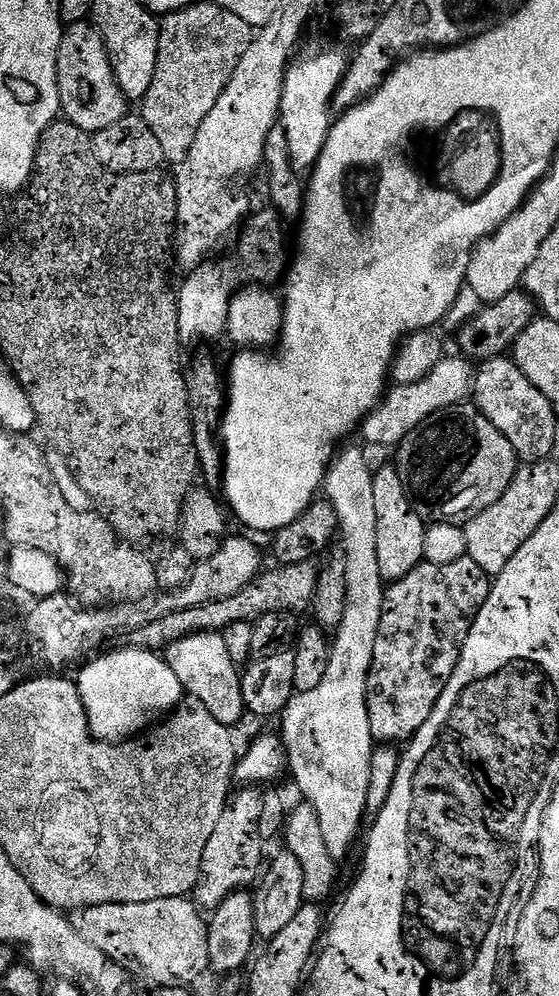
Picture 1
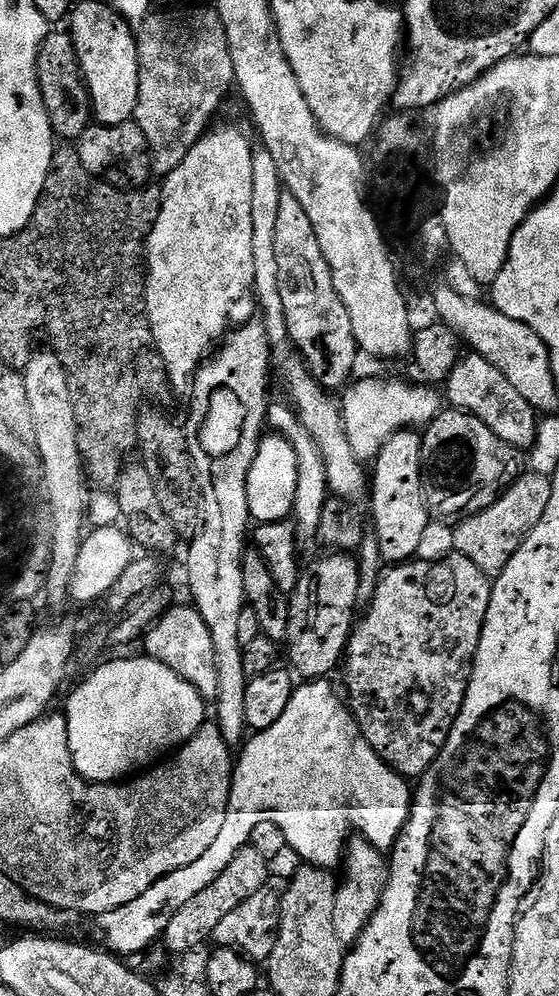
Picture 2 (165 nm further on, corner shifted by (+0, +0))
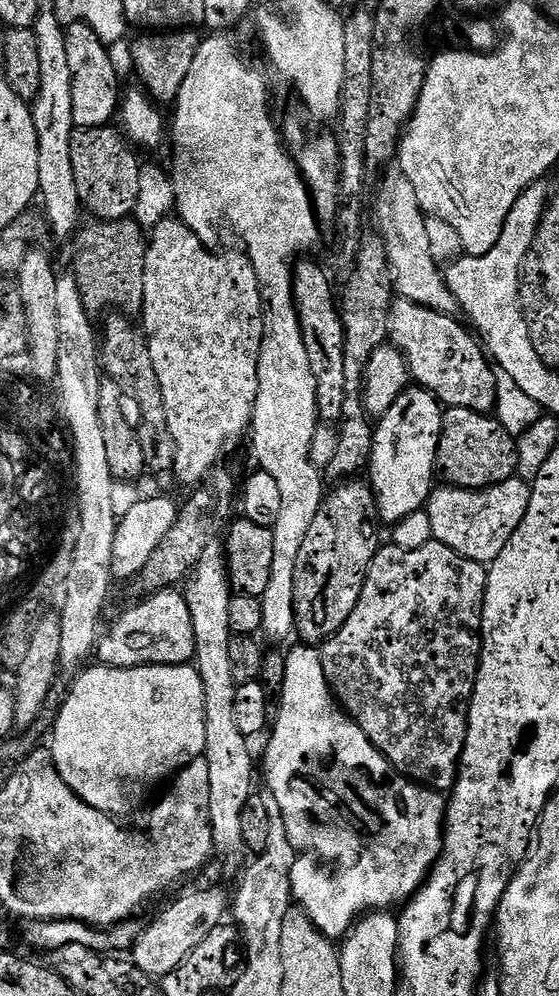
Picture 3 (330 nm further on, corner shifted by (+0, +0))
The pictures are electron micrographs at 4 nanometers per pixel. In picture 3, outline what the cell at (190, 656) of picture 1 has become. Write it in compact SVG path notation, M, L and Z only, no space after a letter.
M180 590L155 592L136 602L98 640L101 665L110 668L143 668L145 664L187 665L196 655L194 622L190 618L187 595Z

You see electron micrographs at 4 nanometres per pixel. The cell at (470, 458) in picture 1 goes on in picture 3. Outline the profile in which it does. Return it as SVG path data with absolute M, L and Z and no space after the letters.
M448 408L438 442L436 463L439 475L457 488L483 490L513 479L520 467L517 437L510 435L499 420L469 408Z

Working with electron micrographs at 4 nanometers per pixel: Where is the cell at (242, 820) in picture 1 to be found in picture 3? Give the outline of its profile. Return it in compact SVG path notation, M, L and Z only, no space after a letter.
M200 888L197 892L188 892L180 896L161 916L152 920L148 929L137 935L135 944L130 949L130 959L138 968L151 978L163 978L175 972L178 966L214 930L225 923L230 912L230 896L220 888Z

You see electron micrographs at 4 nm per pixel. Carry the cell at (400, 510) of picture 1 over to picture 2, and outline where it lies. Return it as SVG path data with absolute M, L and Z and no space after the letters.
M416 430L396 432L386 442L386 446L380 451L374 461L374 467L370 472L370 496L372 492L372 516L370 512L370 524L374 529L374 535L378 542L381 561L389 565L405 563L416 556L419 543L422 542L422 533L430 523L428 514L428 502L424 498L424 475L420 473L420 459L422 458L422 446L424 441L421 433Z

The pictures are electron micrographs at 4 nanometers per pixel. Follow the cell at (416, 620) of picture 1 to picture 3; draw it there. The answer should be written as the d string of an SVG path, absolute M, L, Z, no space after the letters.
M435 542L422 546L418 550L406 550L395 546L381 547L370 562L370 570L364 576L362 594L358 598L358 606L354 606L354 614L346 618L346 622L333 636L323 641L320 657L332 695L336 697L341 708L355 720L360 729L370 738L370 742L383 756L388 757L395 767L403 770L409 777L420 782L440 780L443 776L451 777L454 770L460 767L460 755L468 733L468 705L472 703L476 675L480 669L480 649L482 633L480 623L484 613L484 595L488 585L488 568L485 565L467 560L444 544Z

